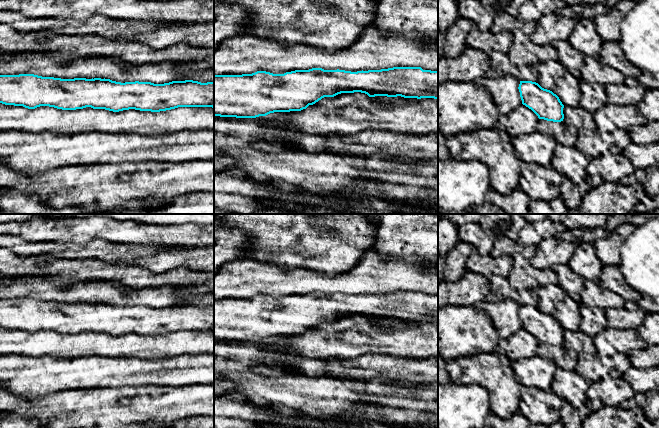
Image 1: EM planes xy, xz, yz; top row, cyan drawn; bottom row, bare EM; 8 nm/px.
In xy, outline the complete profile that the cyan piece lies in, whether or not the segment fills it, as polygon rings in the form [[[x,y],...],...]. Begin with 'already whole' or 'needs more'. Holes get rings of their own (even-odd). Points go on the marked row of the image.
already whole; [[[34,74],[0,75],[0,103],[35,109],[49,106],[62,110],[91,107],[113,112],[135,109],[160,112],[178,107],[212,107],[214,109],[214,82],[193,80],[172,81],[164,84],[151,82],[116,82],[101,78],[61,79]]]

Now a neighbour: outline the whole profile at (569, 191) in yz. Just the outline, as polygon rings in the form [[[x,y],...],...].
[[[563,177],[560,186],[560,197],[569,210],[577,210],[583,195],[592,188],[590,179],[587,178],[581,183],[576,184],[570,179]]]

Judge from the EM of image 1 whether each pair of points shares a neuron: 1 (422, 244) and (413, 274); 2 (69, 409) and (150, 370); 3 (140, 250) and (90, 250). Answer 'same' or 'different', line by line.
1: different
2: different
3: same

